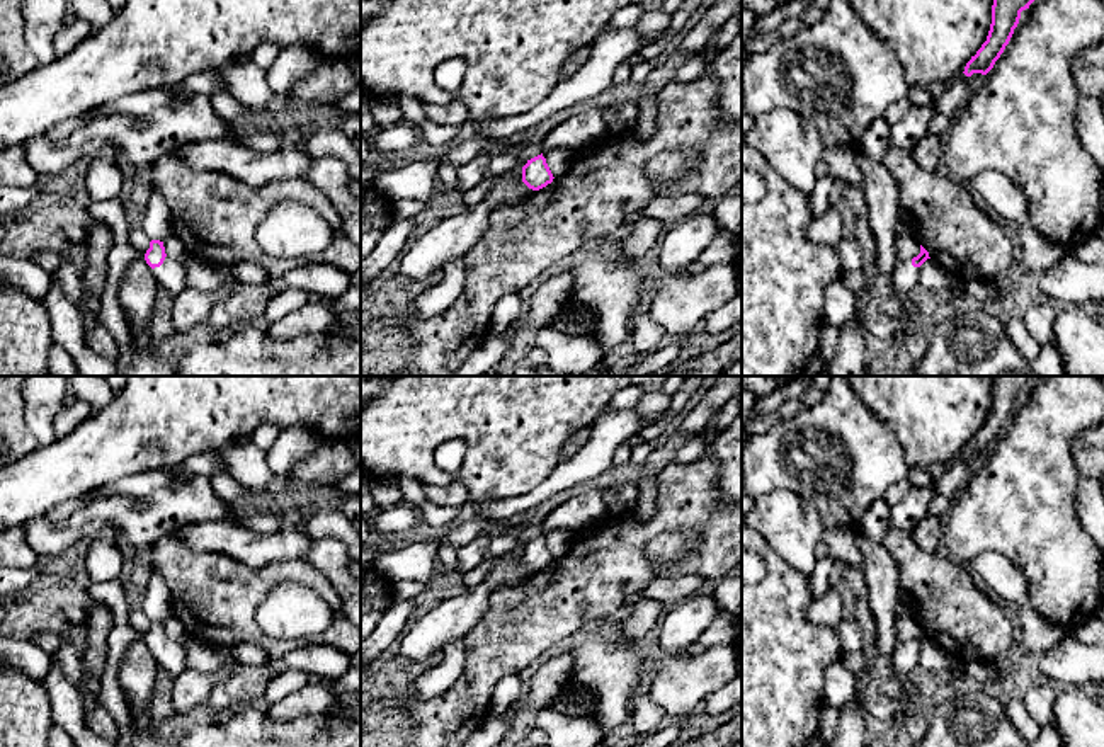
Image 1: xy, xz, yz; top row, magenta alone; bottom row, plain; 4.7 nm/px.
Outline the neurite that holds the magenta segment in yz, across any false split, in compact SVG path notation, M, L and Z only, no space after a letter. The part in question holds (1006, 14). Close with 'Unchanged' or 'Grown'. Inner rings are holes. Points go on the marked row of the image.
M993 0L987 41L966 63L963 71L966 77L973 73L987 75L993 68L1019 24L1021 12L1029 9L1033 2L1034 0Z. Unchanged

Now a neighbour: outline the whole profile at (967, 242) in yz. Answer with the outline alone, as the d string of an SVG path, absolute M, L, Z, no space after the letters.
M896 146L881 163L898 184L912 237L953 279L1000 281L1010 274L1014 230L980 209L963 182L924 172Z

